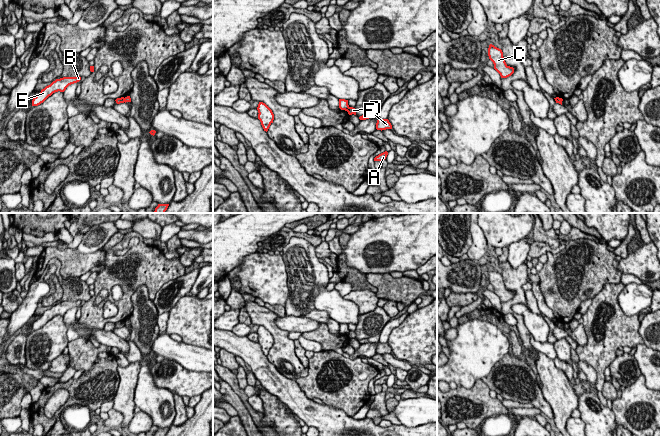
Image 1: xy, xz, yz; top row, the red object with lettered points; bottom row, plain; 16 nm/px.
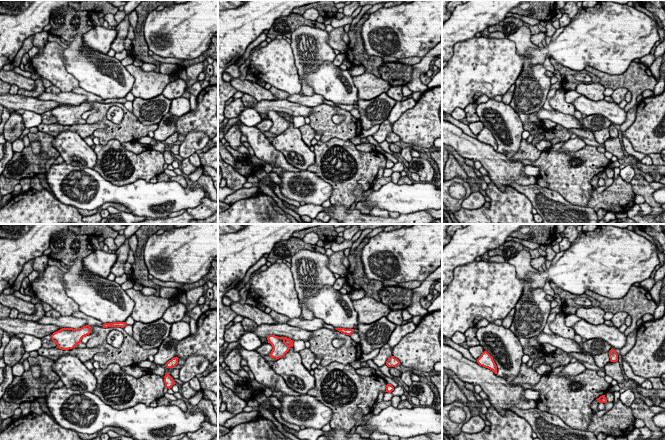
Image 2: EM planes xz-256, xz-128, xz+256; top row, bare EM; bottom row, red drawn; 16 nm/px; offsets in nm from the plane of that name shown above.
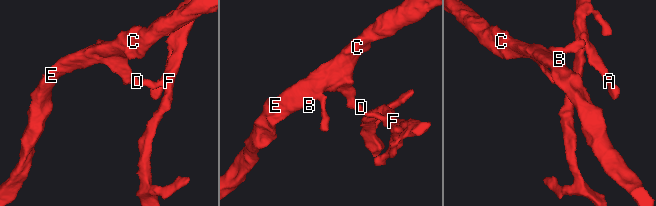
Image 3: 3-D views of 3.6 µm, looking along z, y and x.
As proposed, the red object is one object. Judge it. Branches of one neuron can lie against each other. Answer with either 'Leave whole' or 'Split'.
Split

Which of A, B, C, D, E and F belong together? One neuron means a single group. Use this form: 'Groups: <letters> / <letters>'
Groups: A D F / B C E

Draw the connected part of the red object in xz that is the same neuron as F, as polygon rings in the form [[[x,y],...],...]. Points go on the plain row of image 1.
[[[378,343],[376,347],[376,353],[381,355],[386,353],[392,353],[392,349],[388,343]]]

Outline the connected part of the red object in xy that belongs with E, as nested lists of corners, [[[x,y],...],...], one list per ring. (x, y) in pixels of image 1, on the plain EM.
[[[80,300],[77,301],[63,301],[56,303],[50,309],[46,310],[41,316],[33,322],[32,330],[38,330],[43,327],[49,320],[55,316],[64,316],[66,312],[74,307],[77,307],[81,304]]]

